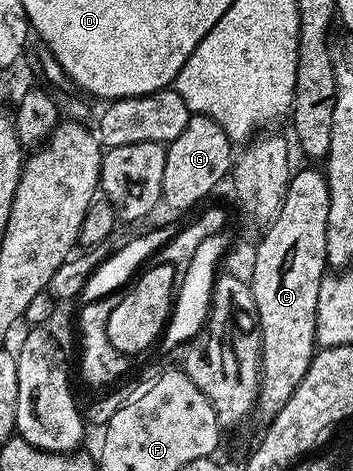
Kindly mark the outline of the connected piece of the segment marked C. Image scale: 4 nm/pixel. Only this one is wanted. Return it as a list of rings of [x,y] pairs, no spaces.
[[[309,166],[313,168],[301,168],[292,173],[289,178],[289,185],[285,191],[285,197],[281,203],[281,209],[278,210],[276,216],[273,217],[269,228],[265,232],[265,237],[257,244],[257,253],[253,256],[253,280],[251,279],[251,287],[253,289],[253,297],[255,298],[255,310],[257,311],[257,321],[261,327],[261,384],[257,388],[257,406],[256,415],[262,416],[265,422],[272,420],[275,414],[279,414],[279,410],[283,410],[283,406],[287,402],[287,398],[291,398],[291,394],[295,390],[295,386],[299,386],[299,382],[303,382],[303,374],[307,374],[307,366],[311,366],[313,354],[318,347],[317,343],[317,303],[319,302],[319,286],[321,281],[327,275],[327,265],[325,262],[325,251],[327,250],[327,206],[329,205],[329,187],[325,181],[325,173],[320,167]]]

